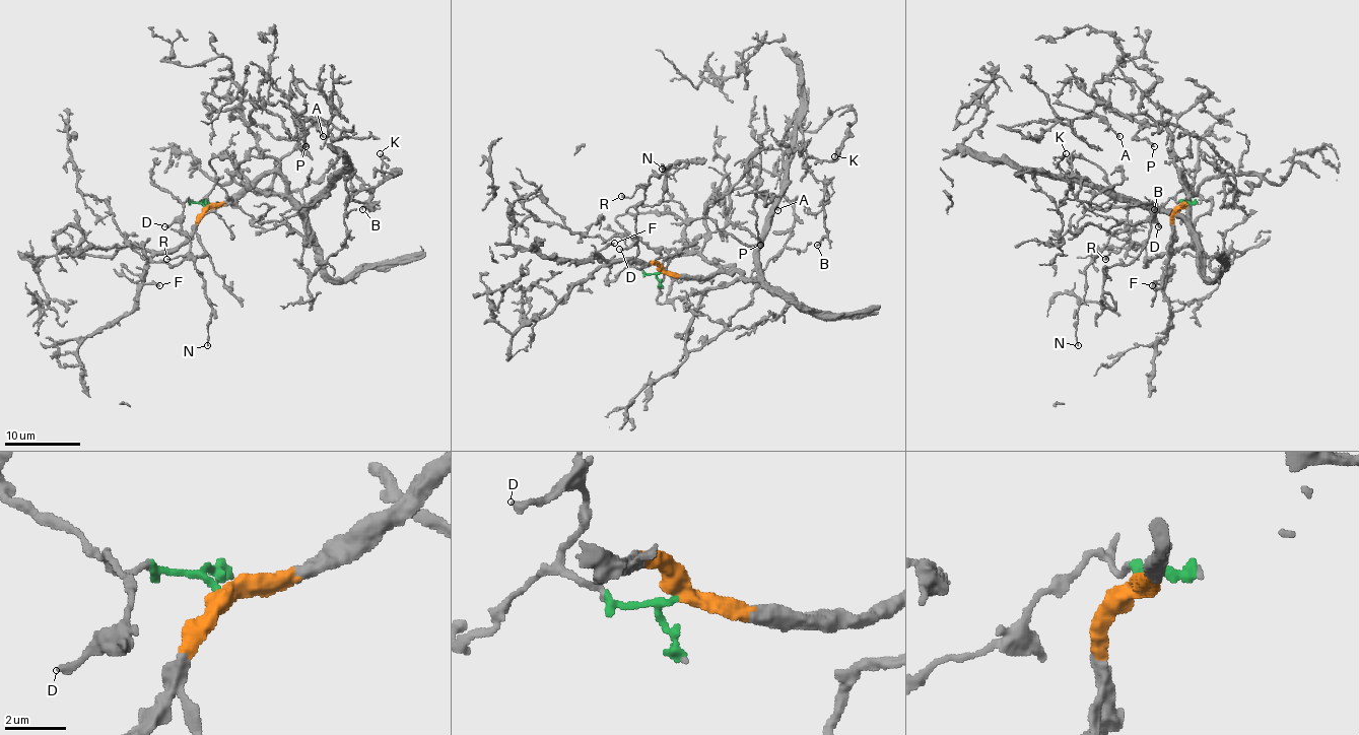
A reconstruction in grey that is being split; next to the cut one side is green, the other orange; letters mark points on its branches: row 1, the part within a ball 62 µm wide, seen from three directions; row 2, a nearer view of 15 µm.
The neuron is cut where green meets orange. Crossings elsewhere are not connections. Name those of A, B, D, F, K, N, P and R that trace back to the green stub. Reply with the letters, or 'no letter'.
D, N, R

